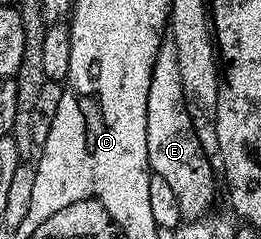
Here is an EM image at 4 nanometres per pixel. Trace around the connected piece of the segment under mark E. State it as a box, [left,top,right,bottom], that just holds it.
[147,45,215,220]

